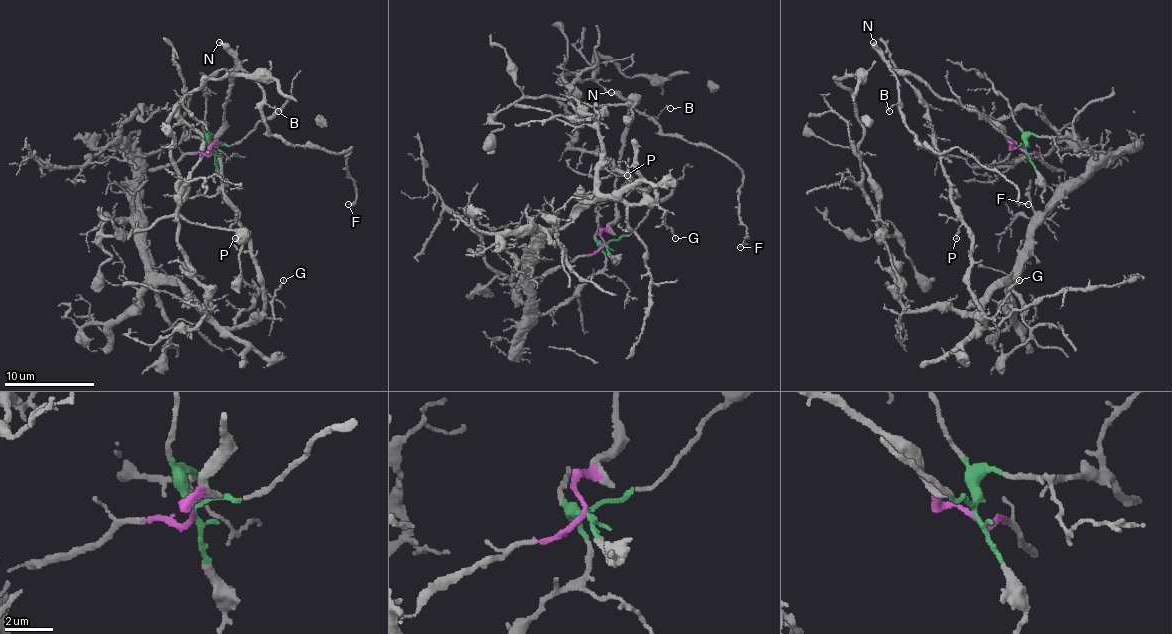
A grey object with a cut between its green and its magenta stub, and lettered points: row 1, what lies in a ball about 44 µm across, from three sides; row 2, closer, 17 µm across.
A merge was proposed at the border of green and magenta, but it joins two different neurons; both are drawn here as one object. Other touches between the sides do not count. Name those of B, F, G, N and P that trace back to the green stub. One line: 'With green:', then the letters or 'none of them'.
With green: G, P

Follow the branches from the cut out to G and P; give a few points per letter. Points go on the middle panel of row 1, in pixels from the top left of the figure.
G: (603, 244), (606, 265), (540, 317), (535, 251), (594, 199), (655, 206), (676, 238)
P: (603, 244), (606, 265), (540, 317), (535, 251), (594, 199), (655, 197), (626, 174)

